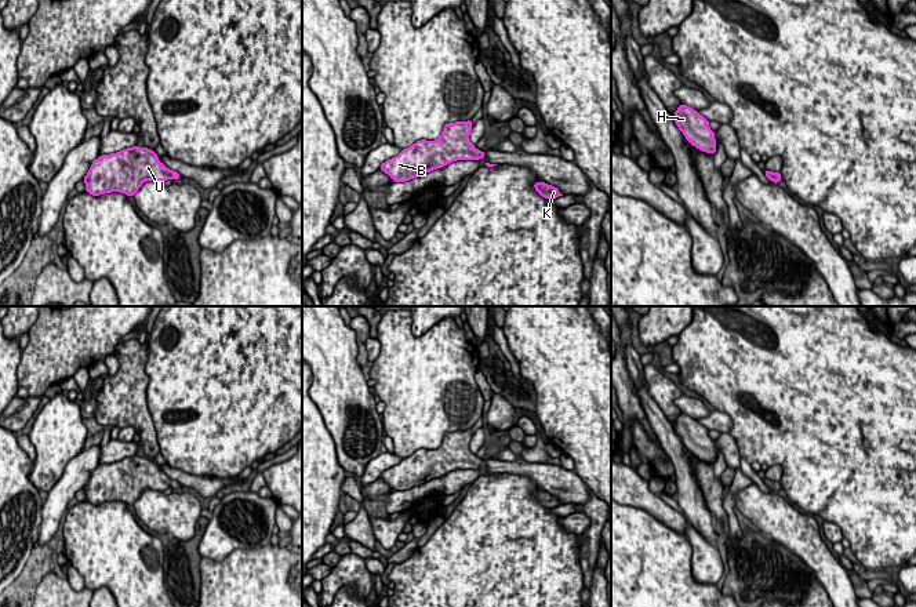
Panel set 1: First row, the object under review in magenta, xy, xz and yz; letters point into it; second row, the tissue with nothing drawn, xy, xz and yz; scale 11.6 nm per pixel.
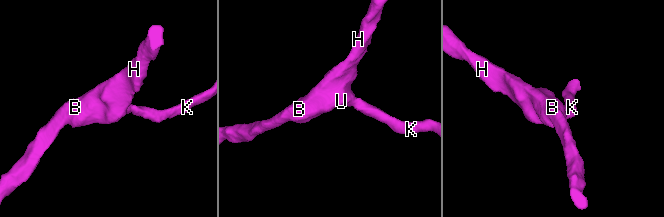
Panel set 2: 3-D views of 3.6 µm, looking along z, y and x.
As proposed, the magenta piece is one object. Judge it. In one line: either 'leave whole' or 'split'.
leave whole

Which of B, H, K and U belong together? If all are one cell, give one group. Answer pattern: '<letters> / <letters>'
B H K U

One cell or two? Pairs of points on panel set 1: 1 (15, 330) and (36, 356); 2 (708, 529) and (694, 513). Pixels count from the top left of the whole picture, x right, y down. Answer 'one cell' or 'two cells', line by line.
1: two cells
2: one cell

